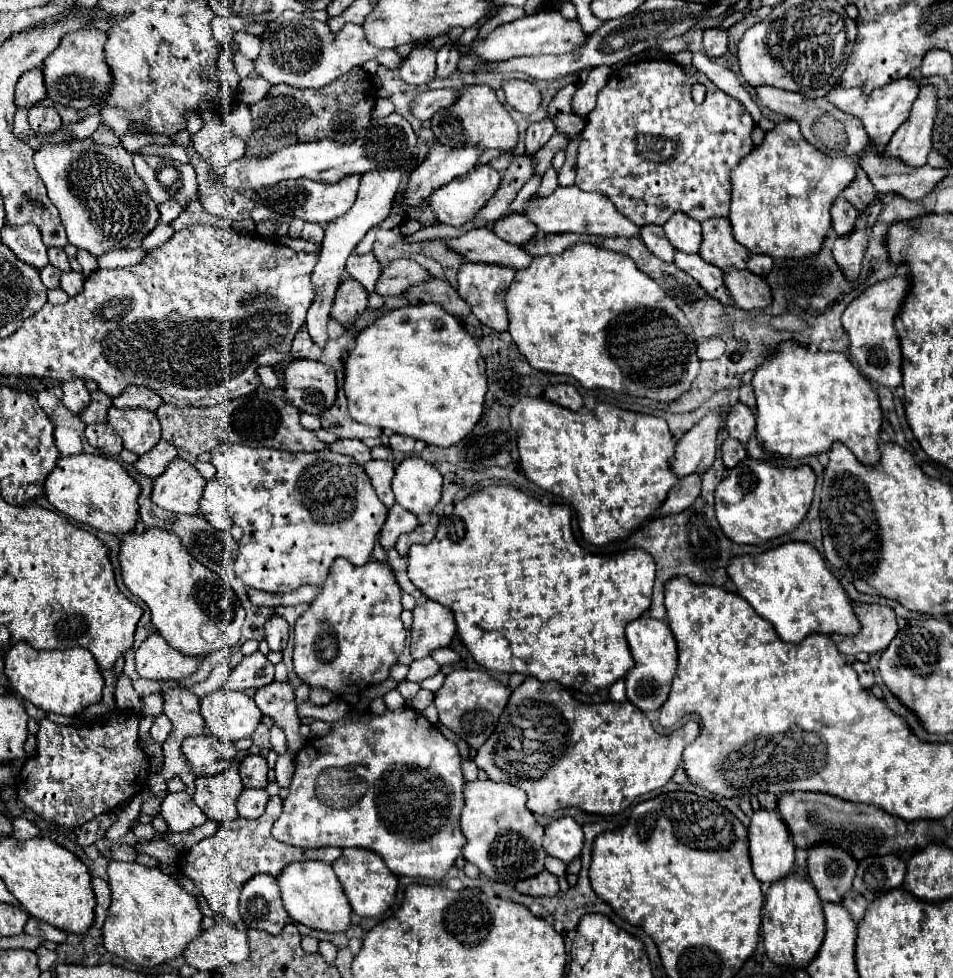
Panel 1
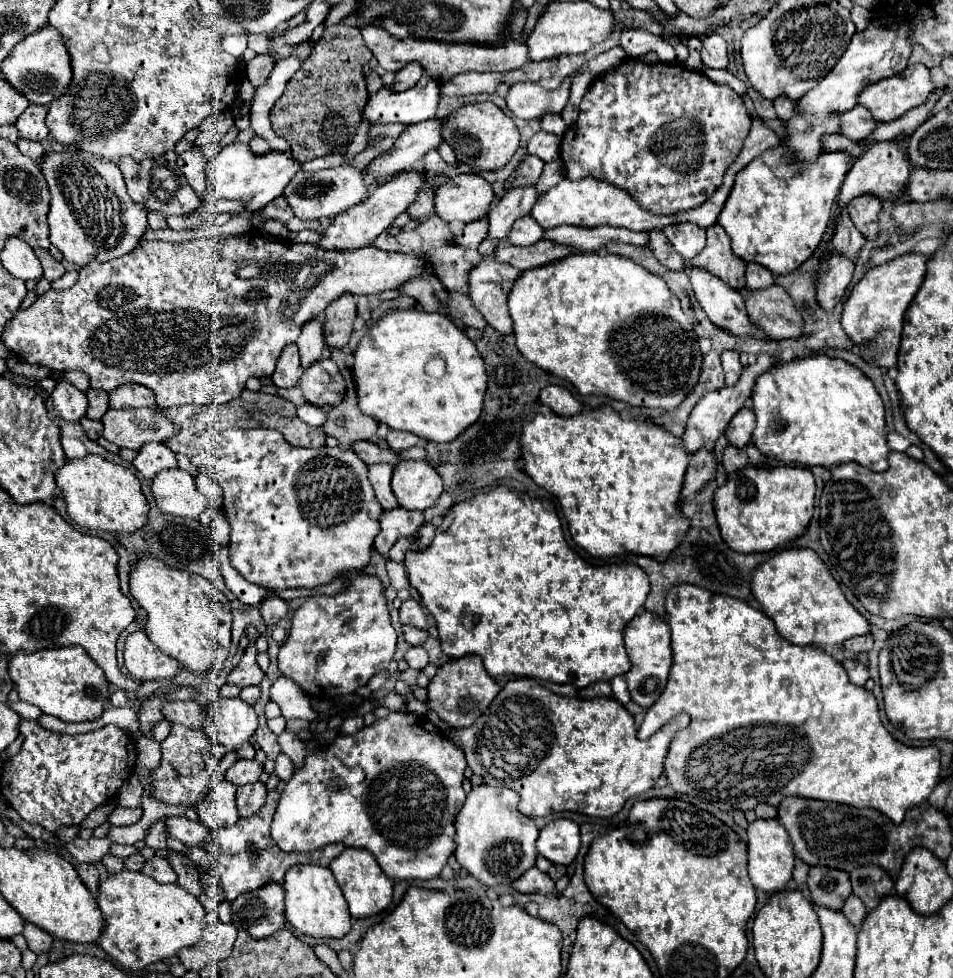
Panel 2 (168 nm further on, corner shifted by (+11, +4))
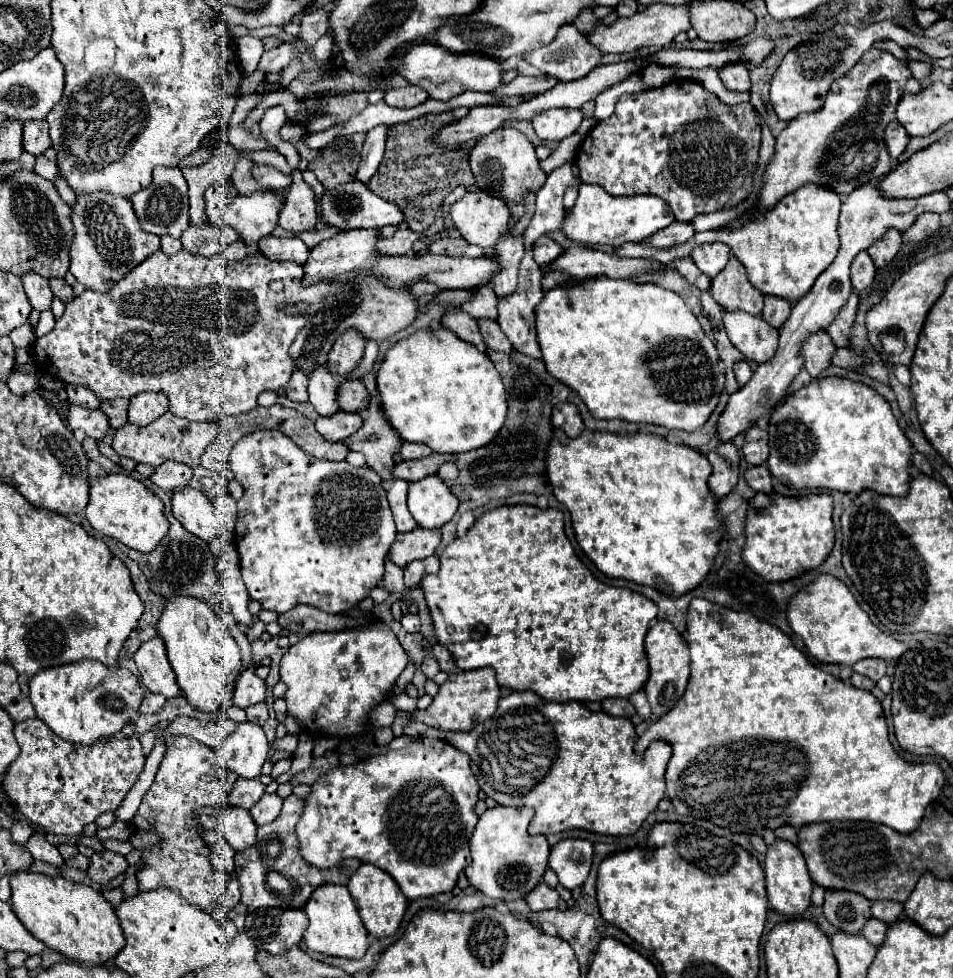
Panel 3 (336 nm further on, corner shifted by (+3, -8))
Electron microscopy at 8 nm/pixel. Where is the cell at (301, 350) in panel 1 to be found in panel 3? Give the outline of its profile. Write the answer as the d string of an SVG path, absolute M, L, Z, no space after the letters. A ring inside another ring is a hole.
M295 370L289 384L285 386L285 394L293 402L307 402L307 398L309 398L307 386L309 386L309 378L301 370Z

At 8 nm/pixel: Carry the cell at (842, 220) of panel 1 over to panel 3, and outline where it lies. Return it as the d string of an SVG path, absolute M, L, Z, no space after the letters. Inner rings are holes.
M861 252L855 260L853 260L853 266L851 266L851 282L853 282L853 288L857 292L863 292L867 290L873 280L875 280L875 274L877 274L877 268L871 260L871 256L867 252Z

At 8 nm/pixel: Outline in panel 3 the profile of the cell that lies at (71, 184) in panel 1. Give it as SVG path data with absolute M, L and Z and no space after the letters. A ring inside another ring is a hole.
M93 192L79 196L73 208L75 240L71 248L71 268L69 272L89 290L109 292L127 272L159 250L159 236L141 230L129 200L111 196L107 192Z

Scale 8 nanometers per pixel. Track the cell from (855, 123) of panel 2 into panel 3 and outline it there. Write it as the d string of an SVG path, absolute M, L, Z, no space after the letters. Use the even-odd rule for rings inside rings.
M897 120L887 126L887 130L885 130L885 144L887 144L889 154L891 154L893 160L897 160L905 152L907 144L909 144L909 136L907 136L905 128Z

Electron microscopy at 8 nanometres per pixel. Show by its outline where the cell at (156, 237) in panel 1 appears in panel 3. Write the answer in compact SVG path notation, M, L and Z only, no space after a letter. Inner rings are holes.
M205 224L203 228L189 226L181 236L183 250L195 256L213 256L219 254L219 228L213 224Z

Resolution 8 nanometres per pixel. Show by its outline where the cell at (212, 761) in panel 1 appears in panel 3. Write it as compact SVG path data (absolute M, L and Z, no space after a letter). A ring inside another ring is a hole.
M169 736L167 752L151 788L145 792L143 802L137 810L137 816L129 824L141 832L153 832L159 836L157 846L141 850L141 868L137 870L139 890L157 890L169 888L179 892L191 906L201 908L203 912L213 912L227 890L227 880L217 880L209 864L209 846L201 838L201 826L195 820L195 810L203 806L215 806L227 796L235 784L235 772L221 768L215 758L215 750L197 742L189 736Z

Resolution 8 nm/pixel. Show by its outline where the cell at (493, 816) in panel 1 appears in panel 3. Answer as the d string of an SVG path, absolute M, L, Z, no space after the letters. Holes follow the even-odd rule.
M495 806L479 816L477 828L469 842L473 862L465 868L465 876L469 878L469 884L473 888L481 890L489 898L509 902L525 898L541 882L543 872L547 870L551 846L547 844L545 836L531 836L527 832L531 816L533 816L531 808L525 806L523 808Z

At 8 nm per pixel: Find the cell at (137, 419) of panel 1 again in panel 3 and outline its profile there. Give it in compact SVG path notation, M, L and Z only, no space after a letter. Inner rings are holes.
M165 412L161 418L157 418L153 424L145 428L135 426L135 424L125 424L123 428L119 428L113 438L113 450L119 456L127 456L127 458L133 458L135 462L145 462L155 468L167 460L177 460L177 462L187 464L189 468L197 468L201 454L211 444L211 440L219 434L219 430L221 430L221 420L191 422L171 412Z

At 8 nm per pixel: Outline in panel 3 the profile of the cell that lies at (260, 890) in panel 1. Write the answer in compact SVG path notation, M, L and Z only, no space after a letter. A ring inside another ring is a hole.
M259 908L247 914L245 932L253 938L259 950L283 954L303 940L307 914L303 910Z

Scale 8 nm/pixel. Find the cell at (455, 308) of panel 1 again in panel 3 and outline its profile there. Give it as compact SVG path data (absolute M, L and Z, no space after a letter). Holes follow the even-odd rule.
M477 320L477 324L481 328L485 344L491 350L497 350L497 352L511 352L513 350L513 344L507 340L507 336L503 334L503 330L499 328L497 322L493 322L493 320Z

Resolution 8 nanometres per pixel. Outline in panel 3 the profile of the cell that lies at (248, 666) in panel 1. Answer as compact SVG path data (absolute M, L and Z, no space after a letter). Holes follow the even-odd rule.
M255 668L243 670L237 680L233 704L239 708L249 708L251 704L259 704L263 700L265 700L265 682L255 674Z

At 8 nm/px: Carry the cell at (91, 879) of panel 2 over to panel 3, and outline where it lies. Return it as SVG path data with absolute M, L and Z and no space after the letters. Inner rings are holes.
M103 850L103 852L97 852L89 858L89 868L87 868L87 874L93 882L97 884L107 884L109 880L113 880L115 876L123 874L123 870L127 868L127 862L121 854L115 854L115 852L109 852L109 850Z

